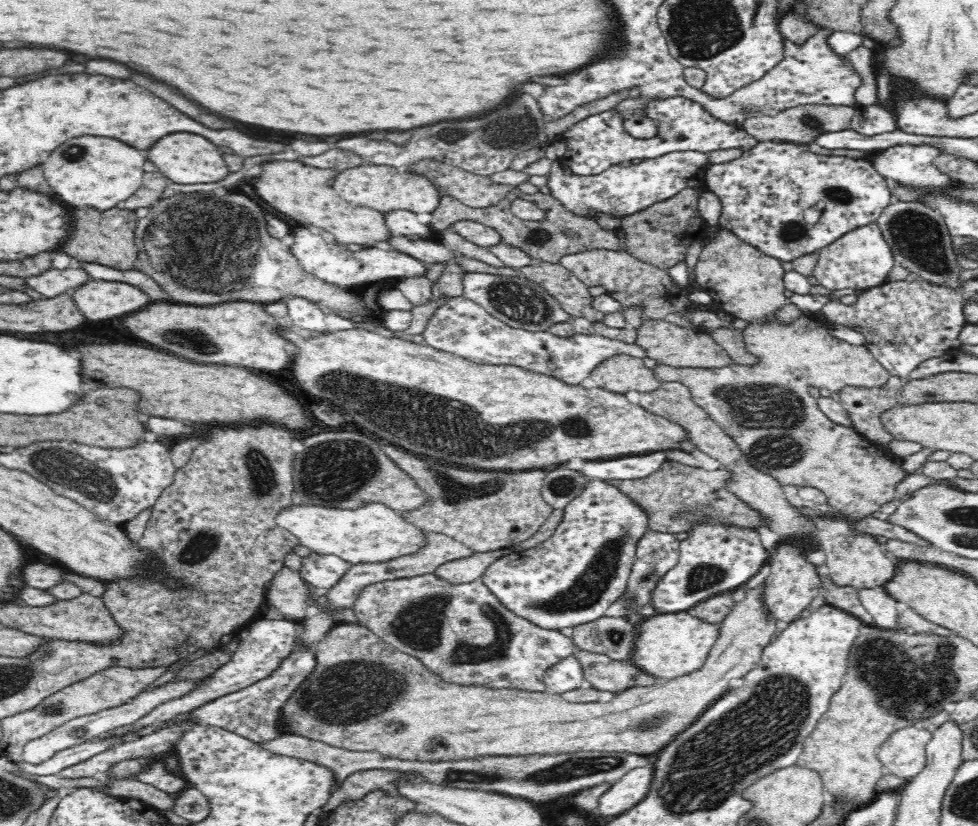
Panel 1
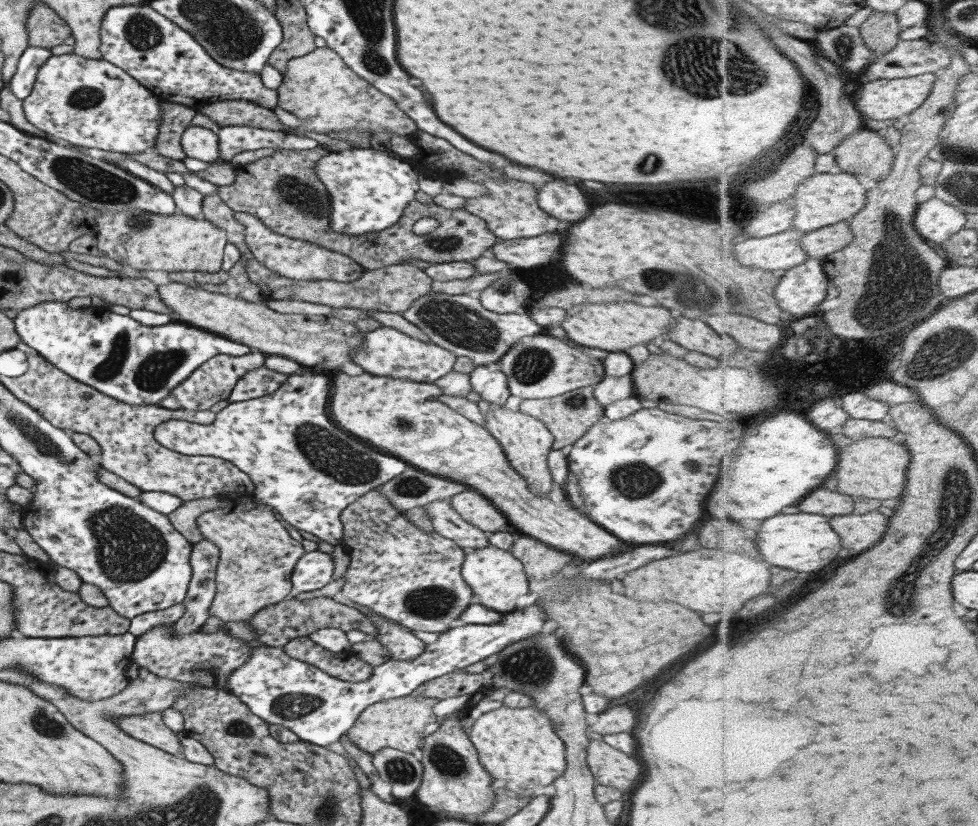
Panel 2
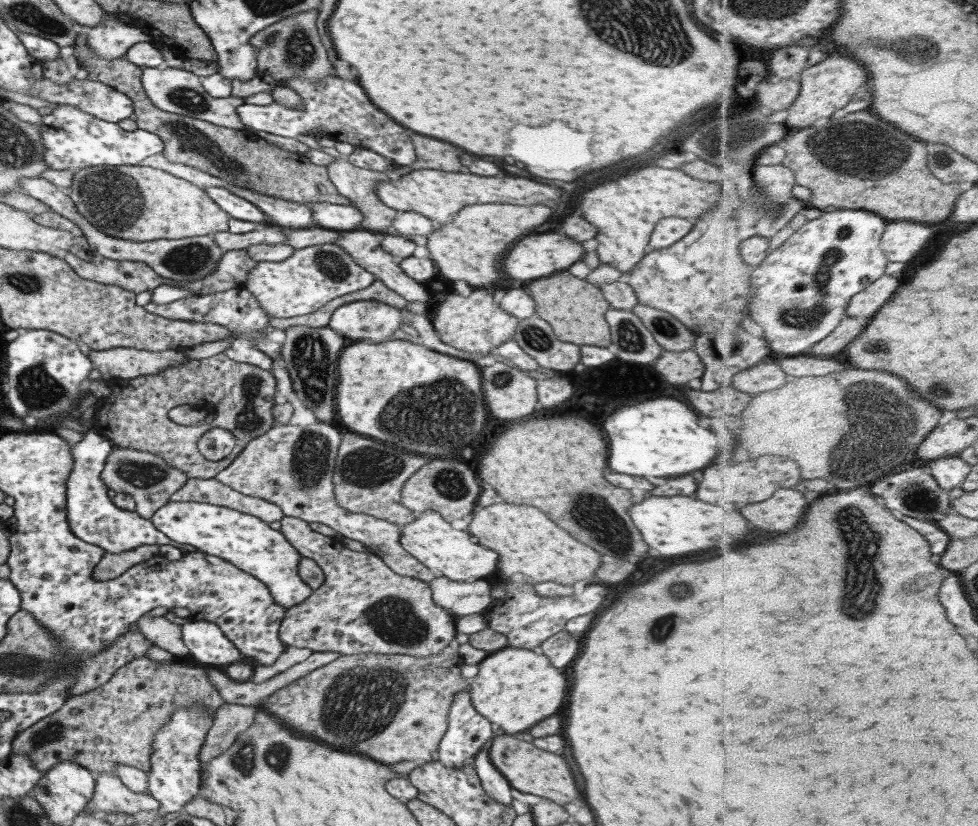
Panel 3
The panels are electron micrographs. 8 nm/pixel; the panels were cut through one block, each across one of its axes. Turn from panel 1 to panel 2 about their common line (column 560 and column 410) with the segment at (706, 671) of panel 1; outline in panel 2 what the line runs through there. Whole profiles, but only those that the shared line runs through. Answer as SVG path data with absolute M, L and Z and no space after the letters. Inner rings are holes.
M408 695L380 700L361 711L345 735L361 752L371 756L385 747L411 753L416 748L421 748L425 734L440 722L431 711L431 706L436 702L437 699Z

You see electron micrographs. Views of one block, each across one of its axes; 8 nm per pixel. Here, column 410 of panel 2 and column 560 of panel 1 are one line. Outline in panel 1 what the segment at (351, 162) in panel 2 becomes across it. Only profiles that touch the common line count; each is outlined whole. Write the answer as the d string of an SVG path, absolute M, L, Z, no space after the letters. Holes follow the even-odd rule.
M670 152L628 168L614 165L598 176L577 176L556 160L548 175L550 182L547 186L551 194L574 215L591 217L592 212L597 210L622 219L672 199L686 188L704 188L707 186L705 179L708 166L708 156L702 152Z

